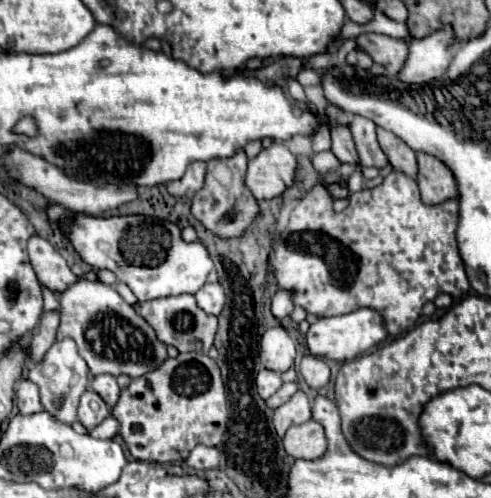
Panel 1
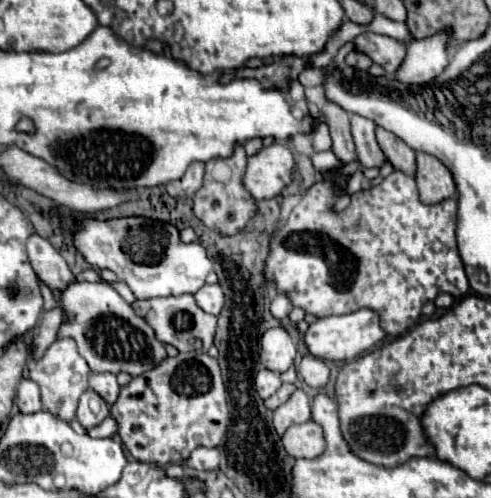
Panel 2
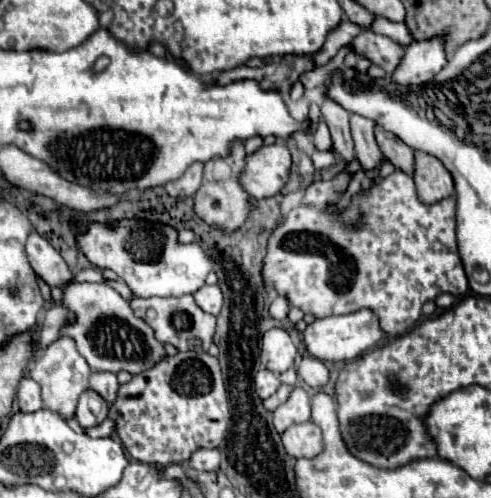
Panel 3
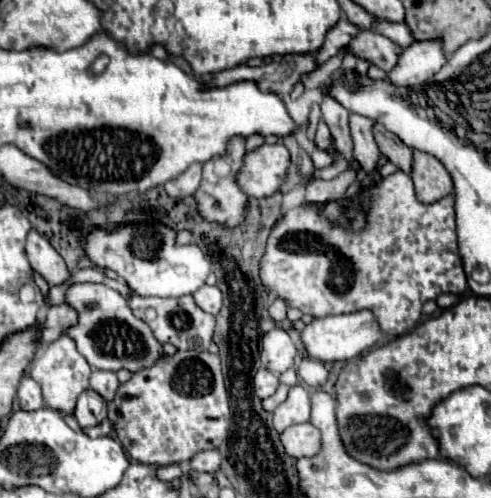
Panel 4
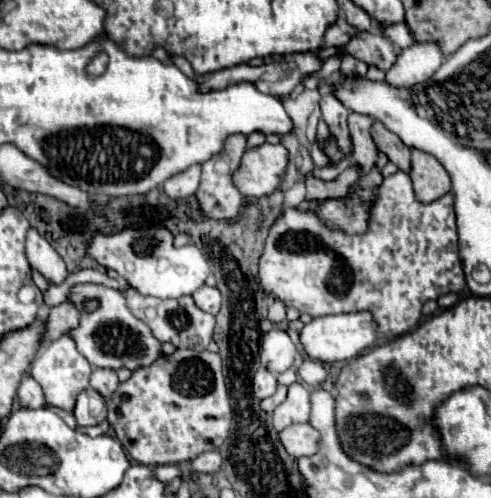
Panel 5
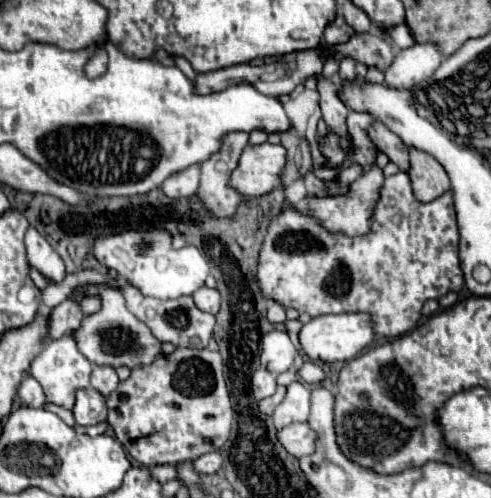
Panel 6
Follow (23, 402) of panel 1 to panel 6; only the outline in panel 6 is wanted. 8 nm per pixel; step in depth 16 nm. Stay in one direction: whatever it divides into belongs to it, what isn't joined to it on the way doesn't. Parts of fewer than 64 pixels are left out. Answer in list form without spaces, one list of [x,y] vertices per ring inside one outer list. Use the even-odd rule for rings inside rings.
[[[30,374],[24,376],[24,380],[22,380],[20,388],[18,388],[18,396],[20,396],[22,404],[30,406],[30,408],[42,408],[46,404],[42,386]]]

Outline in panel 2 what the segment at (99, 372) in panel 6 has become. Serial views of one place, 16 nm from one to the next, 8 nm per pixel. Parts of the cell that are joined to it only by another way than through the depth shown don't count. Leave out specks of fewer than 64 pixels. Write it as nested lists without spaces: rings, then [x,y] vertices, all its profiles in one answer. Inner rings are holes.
[[[108,372],[106,374],[94,374],[94,376],[90,376],[90,388],[96,390],[104,398],[104,402],[108,406],[112,406],[116,402],[116,396],[120,394],[120,386],[116,382],[116,376],[108,374]]]

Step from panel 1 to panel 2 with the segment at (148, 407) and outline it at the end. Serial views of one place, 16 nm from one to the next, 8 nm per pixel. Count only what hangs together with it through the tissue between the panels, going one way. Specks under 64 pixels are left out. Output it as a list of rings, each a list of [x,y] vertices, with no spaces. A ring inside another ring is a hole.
[[[180,352],[176,358],[166,358],[154,370],[120,388],[110,416],[118,420],[118,434],[132,458],[160,466],[182,464],[196,446],[218,446],[228,430],[230,412],[220,366],[216,358],[200,352]]]

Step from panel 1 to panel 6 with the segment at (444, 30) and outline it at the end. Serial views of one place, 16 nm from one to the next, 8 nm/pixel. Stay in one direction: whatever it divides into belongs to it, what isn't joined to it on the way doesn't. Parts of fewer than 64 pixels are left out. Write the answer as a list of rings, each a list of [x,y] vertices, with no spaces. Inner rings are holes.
[[[414,44],[406,50],[398,50],[392,66],[384,72],[384,82],[392,88],[412,88],[424,80],[428,80],[444,56],[436,48],[436,44]]]

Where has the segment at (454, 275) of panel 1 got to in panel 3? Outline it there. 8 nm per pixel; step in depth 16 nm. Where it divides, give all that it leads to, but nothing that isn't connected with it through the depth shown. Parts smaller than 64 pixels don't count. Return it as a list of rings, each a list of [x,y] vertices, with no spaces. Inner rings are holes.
[[[337,159],[338,162],[330,168],[320,171],[320,180],[316,180],[312,186],[306,188],[306,194],[304,194],[304,200],[300,202],[300,206],[292,208],[290,214],[288,214],[288,220],[278,226],[272,236],[270,236],[270,242],[268,242],[268,254],[264,258],[264,268],[262,268],[262,276],[264,276],[264,282],[268,286],[272,286],[278,294],[286,296],[290,300],[292,306],[298,306],[304,314],[314,314],[316,318],[324,318],[324,316],[332,316],[332,314],[350,314],[350,312],[356,312],[360,308],[370,308],[372,312],[376,312],[376,316],[380,318],[380,328],[388,334],[388,336],[402,336],[406,334],[408,330],[414,328],[414,324],[418,322],[420,318],[420,312],[422,312],[422,306],[424,302],[428,300],[434,300],[438,294],[442,292],[448,292],[456,298],[462,298],[466,292],[468,292],[468,278],[464,274],[464,266],[462,266],[462,260],[458,256],[458,248],[456,248],[456,198],[444,198],[442,202],[436,202],[436,204],[422,204],[418,200],[418,192],[416,192],[416,184],[412,180],[412,176],[396,170],[392,172],[390,176],[386,176],[380,184],[372,186],[370,190],[362,190],[358,194],[352,196],[352,200],[344,201],[340,199],[346,192],[350,181],[340,181],[338,176],[343,177],[343,172],[347,163],[344,160]],[[334,204],[339,214],[332,214],[328,208]]]

